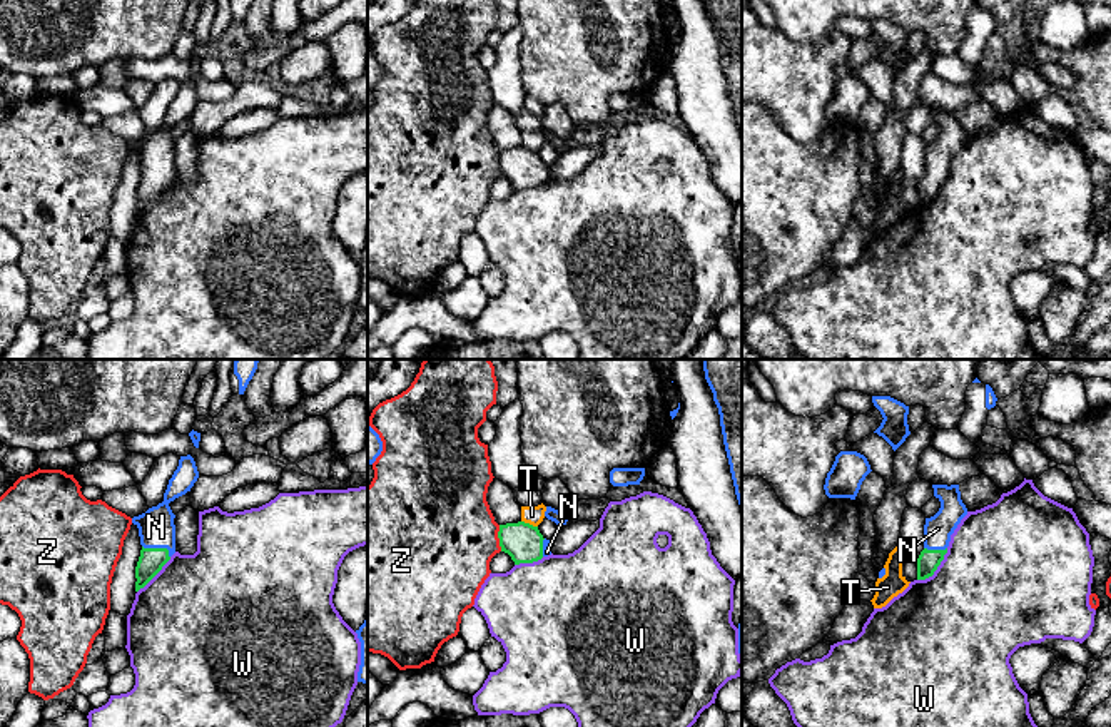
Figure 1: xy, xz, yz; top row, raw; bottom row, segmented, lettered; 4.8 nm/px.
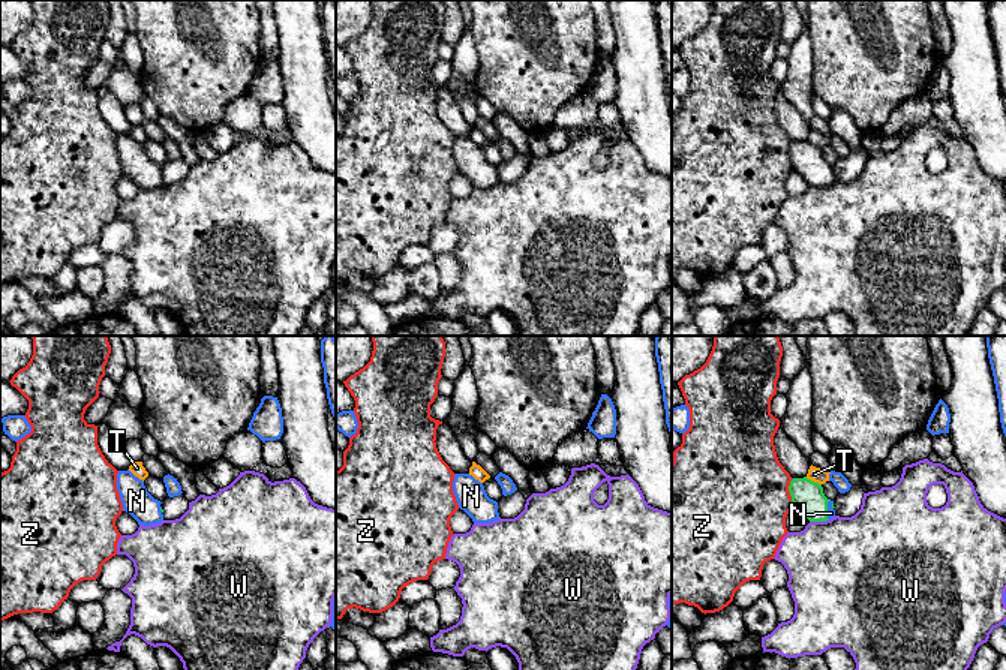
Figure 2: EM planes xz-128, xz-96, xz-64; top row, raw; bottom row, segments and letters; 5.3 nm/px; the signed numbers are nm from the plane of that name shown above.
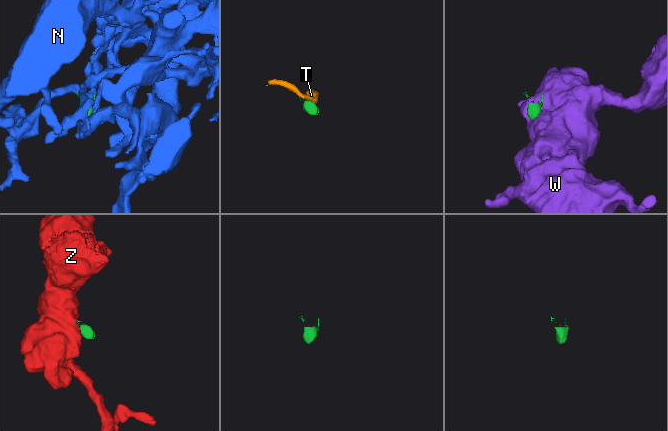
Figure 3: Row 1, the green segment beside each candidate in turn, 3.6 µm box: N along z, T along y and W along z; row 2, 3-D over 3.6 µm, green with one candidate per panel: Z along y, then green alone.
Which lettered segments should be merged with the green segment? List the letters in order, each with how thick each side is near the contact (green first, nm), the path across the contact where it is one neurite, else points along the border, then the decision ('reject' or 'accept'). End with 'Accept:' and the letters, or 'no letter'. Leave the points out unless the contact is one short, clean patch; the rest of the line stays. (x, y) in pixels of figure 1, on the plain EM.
N: calibres 120 and 180 nm; way xy (151, 186), (159, 174), (156, 152); accept
T: calibres 190 and 90 nm; reject
W: calibres 110 and 500 nm; border yz (948, 174), (938, 194), (918, 206); reject
Z: calibres 190 and 480 nm; border xz (498, 151), (498, 171), (502, 176); reject
Accept: N

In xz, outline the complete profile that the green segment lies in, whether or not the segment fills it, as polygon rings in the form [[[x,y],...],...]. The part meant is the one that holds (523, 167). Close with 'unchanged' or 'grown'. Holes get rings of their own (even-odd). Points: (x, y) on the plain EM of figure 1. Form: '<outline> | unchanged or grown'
[[[525,147],[500,150],[498,164],[501,177],[508,179],[515,191],[533,189],[551,180],[550,165],[538,152]]] | grown

